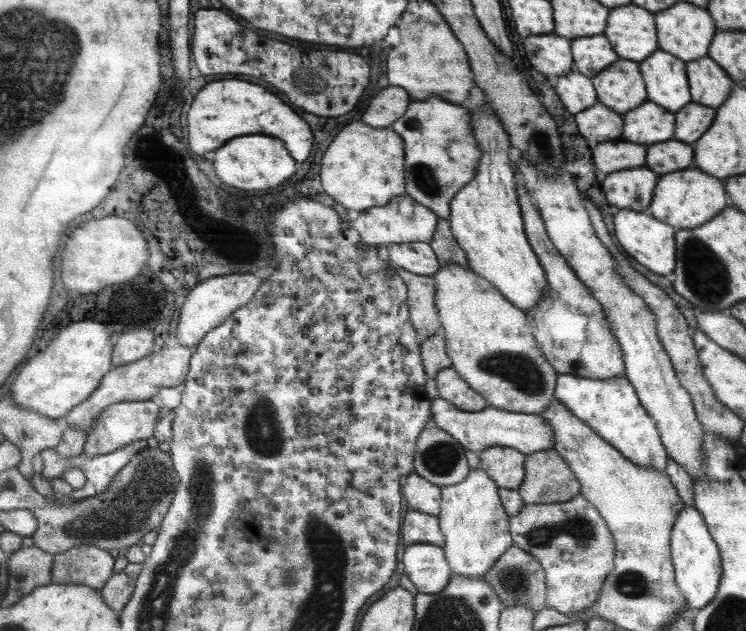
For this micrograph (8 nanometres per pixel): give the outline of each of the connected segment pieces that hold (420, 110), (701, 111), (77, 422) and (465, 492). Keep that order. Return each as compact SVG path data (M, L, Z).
M434 95L422 102L412 100L407 112L392 124L408 140L406 193L441 219L450 220L452 199L475 179L483 155L471 125L471 110Z
M688 104L688 108L684 108L684 112L676 114L676 120L680 120L680 124L676 124L676 140L684 140L684 144L692 144L696 142L714 122L716 110L700 106L700 104Z
M180 344L174 347L166 346L160 352L153 352L153 356L146 356L144 359L137 360L136 363L112 368L94 394L65 415L66 422L68 425L88 432L99 414L113 404L151 400L161 388L172 388L186 383L187 376L190 374L191 356L195 352L196 347Z
M471 469L460 484L442 487L442 510L439 525L446 537L444 552L454 575L482 578L507 548L514 544L510 517L499 495L499 485L482 469Z

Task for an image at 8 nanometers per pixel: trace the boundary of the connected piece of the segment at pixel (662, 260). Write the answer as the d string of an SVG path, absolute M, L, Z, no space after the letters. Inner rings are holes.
M619 209L615 216L615 234L620 241L620 246L654 274L670 274L678 263L678 245L674 242L674 228L664 221L653 216L646 216L642 212L628 209Z

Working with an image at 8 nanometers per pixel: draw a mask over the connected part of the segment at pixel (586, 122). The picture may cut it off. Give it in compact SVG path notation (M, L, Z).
M599 102L575 116L578 130L588 140L590 148L592 144L616 140L622 136L624 118Z

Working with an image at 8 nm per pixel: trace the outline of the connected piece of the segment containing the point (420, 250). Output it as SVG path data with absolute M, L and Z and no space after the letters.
M429 243L389 244L387 250L392 264L418 276L433 277L442 266Z

